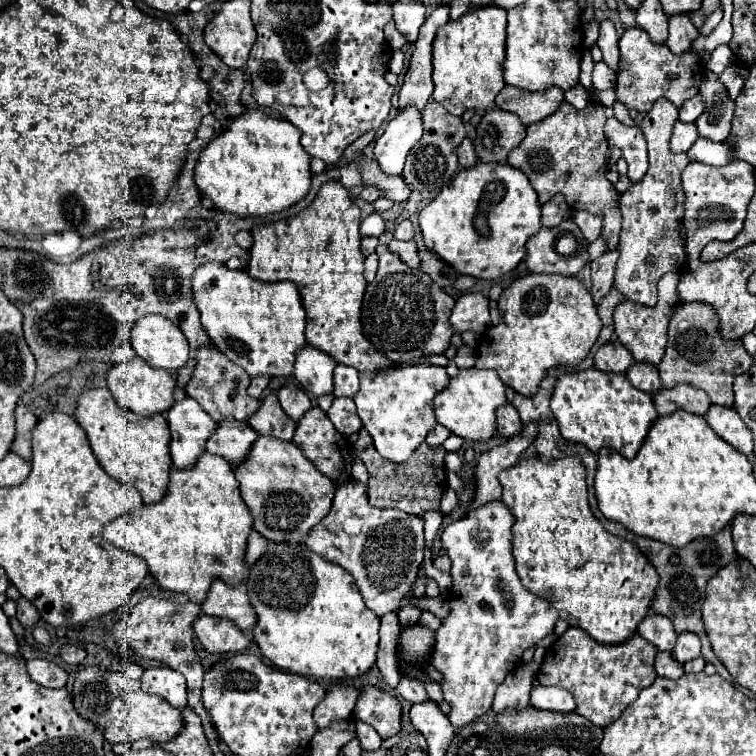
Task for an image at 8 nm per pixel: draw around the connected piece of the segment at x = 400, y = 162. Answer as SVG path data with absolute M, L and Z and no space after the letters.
M408 107L404 113L398 113L376 139L374 157L386 173L402 173L408 151L422 137L422 119L420 113Z

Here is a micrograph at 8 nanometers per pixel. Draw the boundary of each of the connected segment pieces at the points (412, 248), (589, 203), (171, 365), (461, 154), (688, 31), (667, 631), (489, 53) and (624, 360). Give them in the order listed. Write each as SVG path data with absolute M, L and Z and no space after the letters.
M392 239L390 243L390 249L394 251L394 253L398 253L400 255L400 259L408 265L408 267L412 267L412 269L420 269L422 267L422 261L420 261L420 255L418 255L418 247L416 247L416 243L414 241L396 241L396 239Z
M568 101L546 119L526 127L524 141L508 153L508 165L520 169L536 189L540 203L548 201L552 195L562 193L568 205L576 211L588 211L602 217L602 233L600 239L606 241L608 251L618 249L622 215L618 207L618 191L606 179L606 151L608 141L604 135L604 125L608 117L604 113L604 105L594 103L584 111L574 109Z
M162 315L140 317L132 329L136 355L158 369L176 371L188 359L188 341L184 333Z
M464 139L462 145L458 147L458 161L462 167L472 167L478 161L478 157L474 153L474 145L470 139Z
M678 13L678 15L672 15L668 23L670 23L670 29L668 29L670 33L668 33L666 45L670 47L670 51L676 55L688 51L692 41L698 37L698 29L690 21L690 17L686 13Z
M648 613L642 623L638 625L638 633L654 643L660 651L672 651L674 643L676 643L676 631L670 623L670 619L666 615L658 615L658 613Z
M486 5L464 13L458 21L448 21L438 29L432 51L434 67L434 101L450 109L452 115L462 115L466 109L492 109L494 97L504 83L504 41L506 41L506 11L498 5Z
M620 341L604 343L594 355L594 367L606 373L624 373L632 365L630 351Z

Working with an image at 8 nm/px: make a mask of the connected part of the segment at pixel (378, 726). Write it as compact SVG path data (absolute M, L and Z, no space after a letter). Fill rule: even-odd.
M368 685L358 697L352 721L364 721L372 725L382 739L388 739L402 727L402 707L392 693Z

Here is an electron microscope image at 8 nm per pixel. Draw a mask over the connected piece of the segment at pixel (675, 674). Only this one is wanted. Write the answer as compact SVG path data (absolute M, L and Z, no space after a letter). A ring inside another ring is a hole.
M658 653L654 669L660 677L668 677L668 679L678 679L684 675L684 667L678 661L674 661L672 653Z

